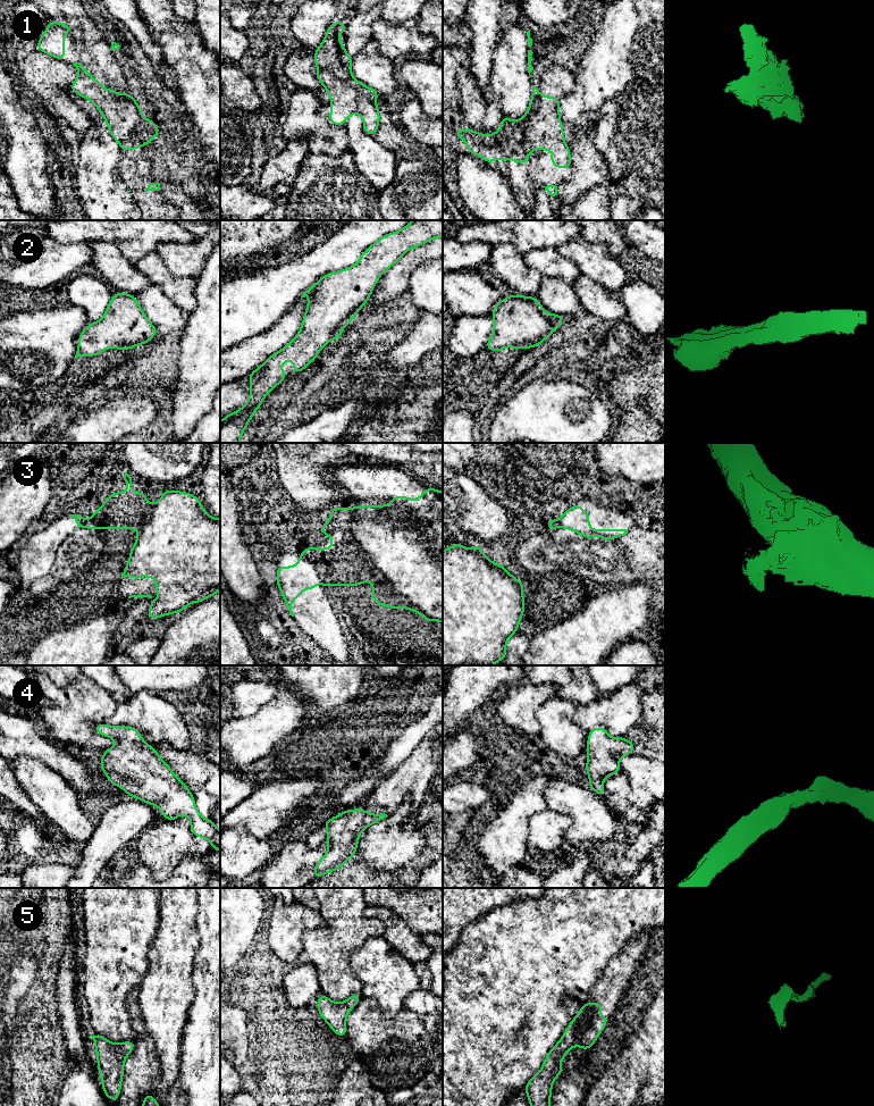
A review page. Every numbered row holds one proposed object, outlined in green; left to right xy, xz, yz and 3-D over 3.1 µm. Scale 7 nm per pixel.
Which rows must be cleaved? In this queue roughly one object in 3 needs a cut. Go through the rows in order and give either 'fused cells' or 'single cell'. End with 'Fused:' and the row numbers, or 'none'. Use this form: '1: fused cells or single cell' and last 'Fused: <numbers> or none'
1: single cell
2: single cell
3: fused cells
4: single cell
5: single cell
Fused: 3

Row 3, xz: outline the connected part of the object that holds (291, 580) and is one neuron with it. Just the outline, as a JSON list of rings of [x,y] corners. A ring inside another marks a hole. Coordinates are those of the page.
[[[299,555],[299,562],[294,567],[281,567],[277,564],[277,583],[283,594],[283,600],[292,617],[292,602],[302,596],[303,589],[314,589],[317,587],[317,575],[314,567],[302,555]]]

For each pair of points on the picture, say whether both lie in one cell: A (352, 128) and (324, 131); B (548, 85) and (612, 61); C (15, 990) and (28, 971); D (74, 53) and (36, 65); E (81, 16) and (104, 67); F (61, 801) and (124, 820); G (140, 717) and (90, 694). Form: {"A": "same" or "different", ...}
{"A": "different", "B": "different", "C": "same", "D": "different", "E": "same", "F": "different", "G": "different"}

